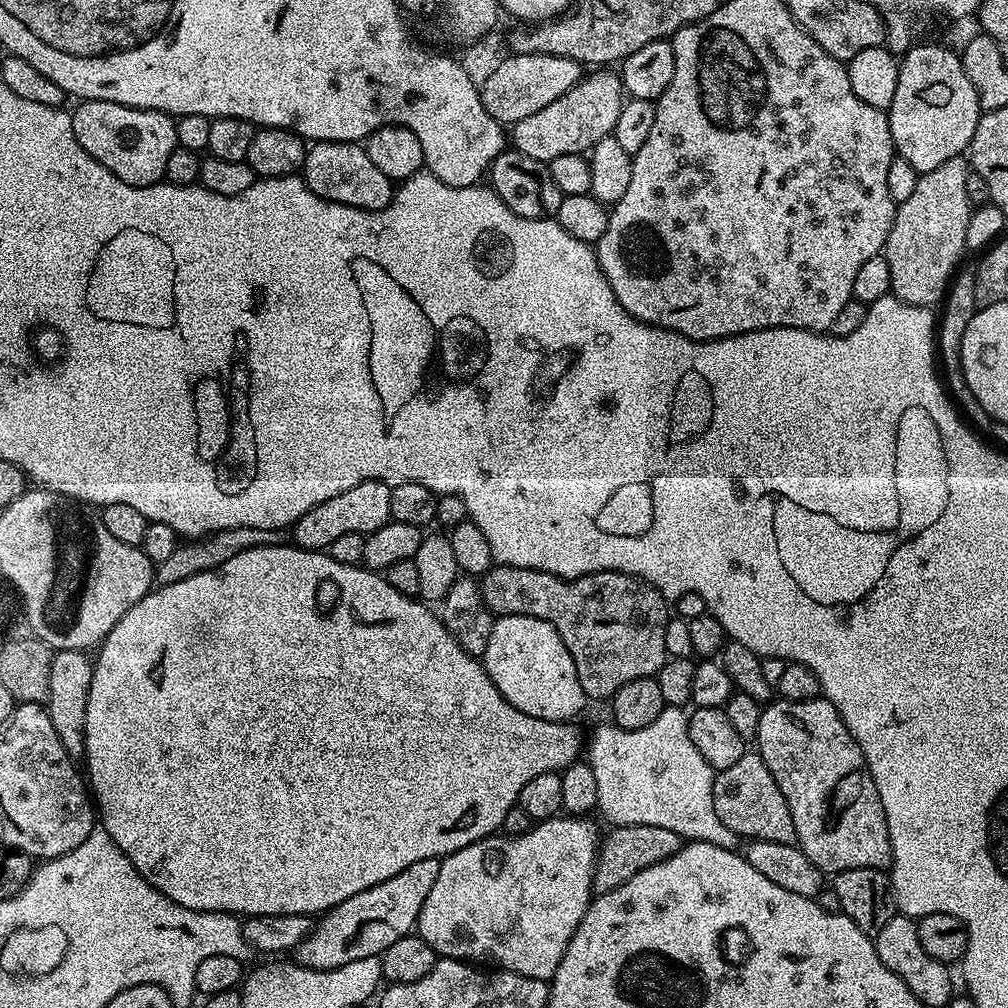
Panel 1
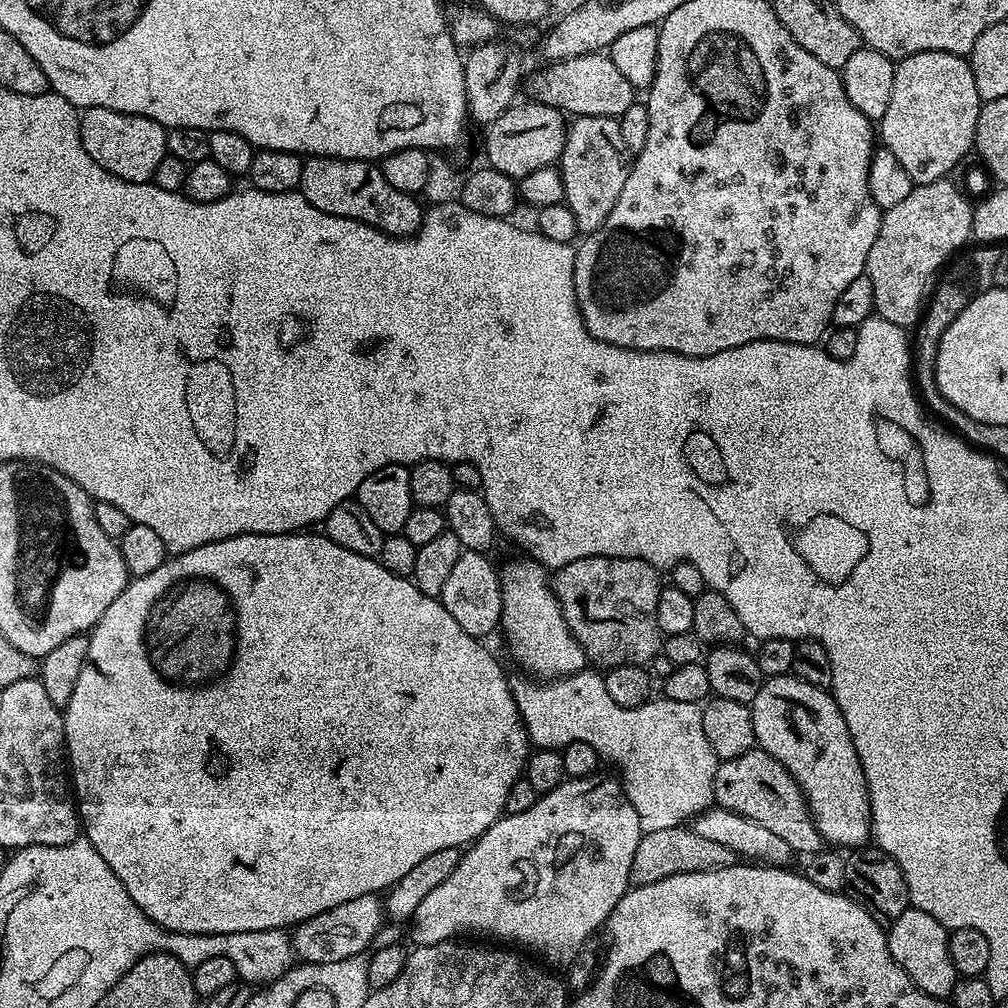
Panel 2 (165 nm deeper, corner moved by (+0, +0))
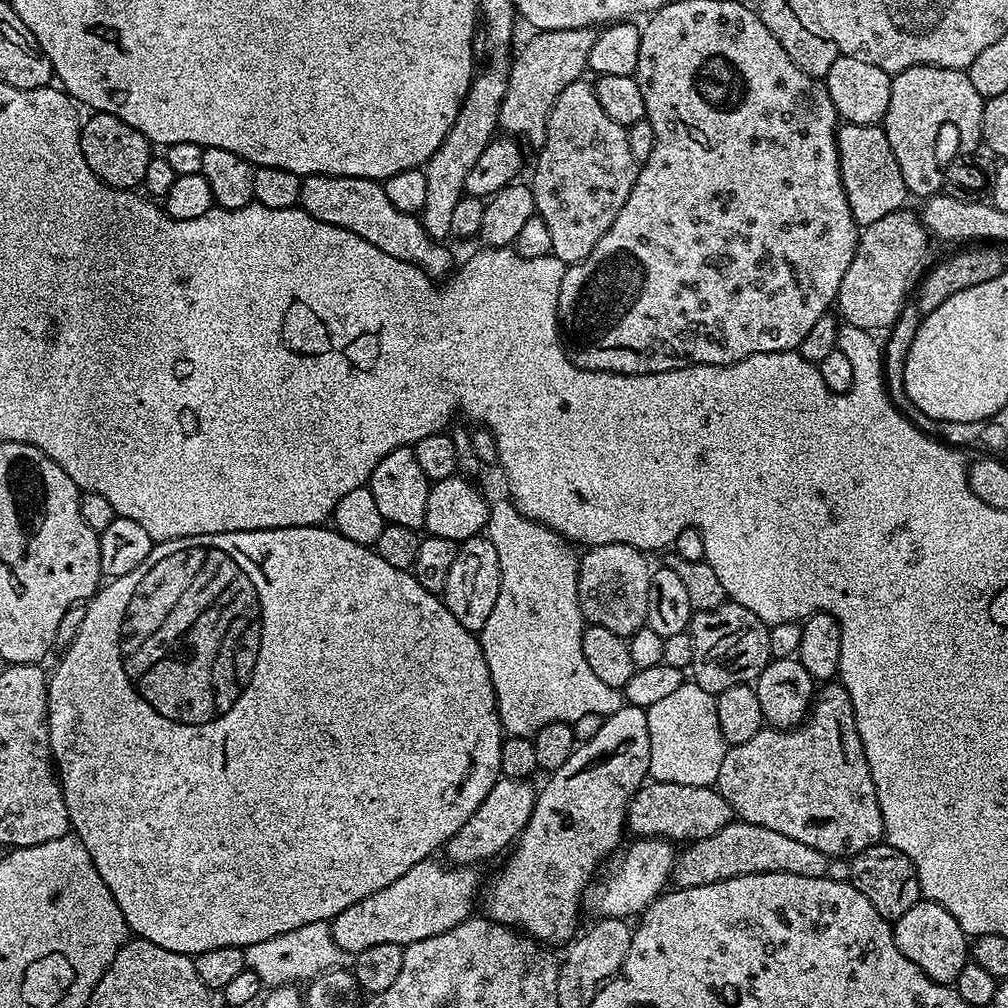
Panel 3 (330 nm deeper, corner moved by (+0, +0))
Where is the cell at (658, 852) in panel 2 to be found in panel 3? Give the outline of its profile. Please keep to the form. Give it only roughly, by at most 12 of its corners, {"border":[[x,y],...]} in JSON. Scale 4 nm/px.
{"border":[[737,819],[677,855],[676,888],[828,876],[830,857]]}

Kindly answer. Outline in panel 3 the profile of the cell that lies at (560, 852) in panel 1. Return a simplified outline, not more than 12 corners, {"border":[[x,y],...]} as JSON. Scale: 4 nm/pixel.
{"border":[[625,706],[537,791],[483,915],[571,941],[649,779]]}

